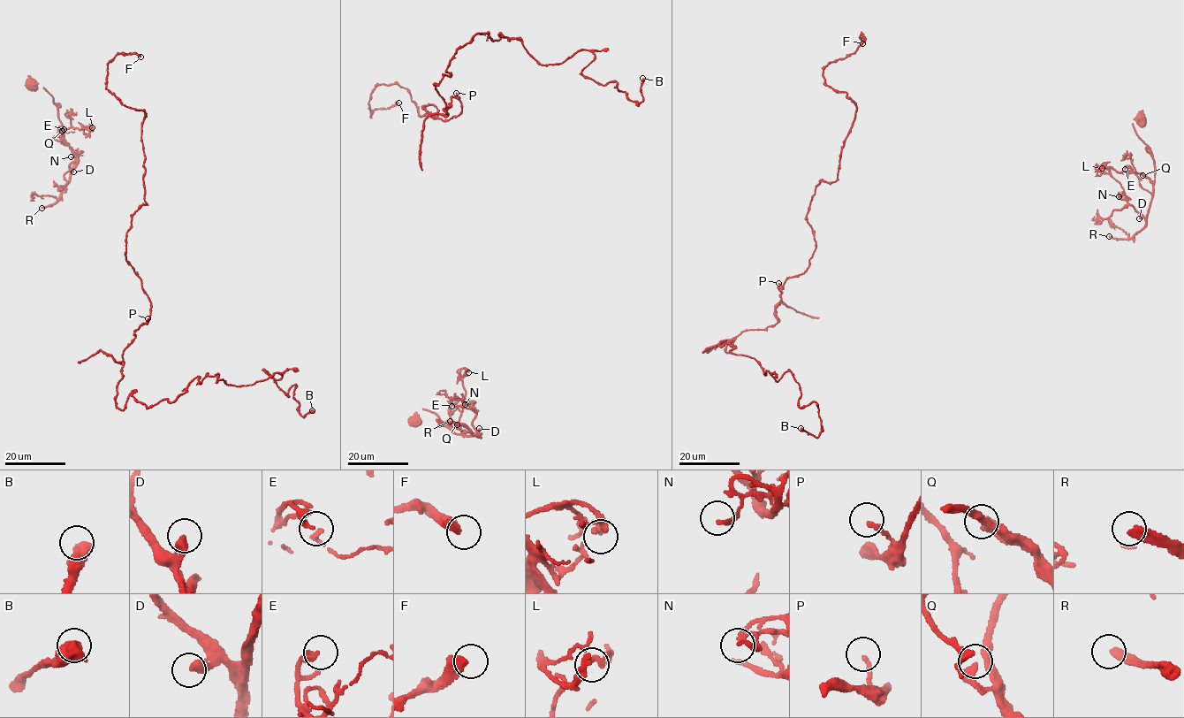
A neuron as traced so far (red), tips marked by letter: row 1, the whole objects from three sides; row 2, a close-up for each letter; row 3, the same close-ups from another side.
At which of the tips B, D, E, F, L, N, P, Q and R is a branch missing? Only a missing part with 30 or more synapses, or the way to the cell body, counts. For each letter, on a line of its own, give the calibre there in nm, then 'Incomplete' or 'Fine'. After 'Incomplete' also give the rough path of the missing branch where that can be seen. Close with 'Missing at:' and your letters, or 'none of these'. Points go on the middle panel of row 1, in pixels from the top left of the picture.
B: Thickness 650 nm. Fine
D: Thickness 360 nm. Fine
E: Thickness 180 nm. Fine
F: Thickness 500 nm. Fine
L: Thickness 280 nm. Fine
N: Thickness 190 nm. Fine
P: Thickness 180 nm. Fine
Q: Thickness 320 nm. Fine
R: Thickness 320 nm. Incomplete. Course of what is missing: (450, 421), (428, 416), (401, 393), (398, 384), (401, 301), (412, 276), (411, 248), (421, 221), (421, 171)
Missing at: R

